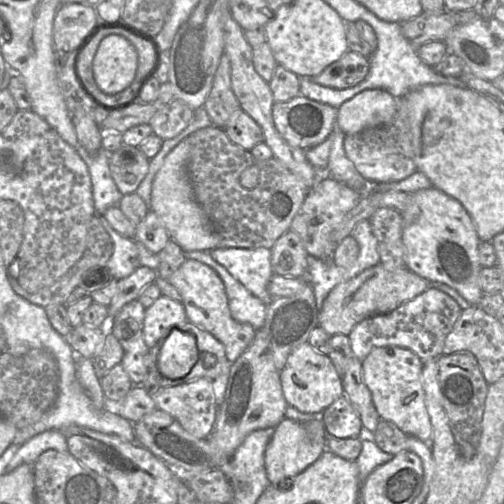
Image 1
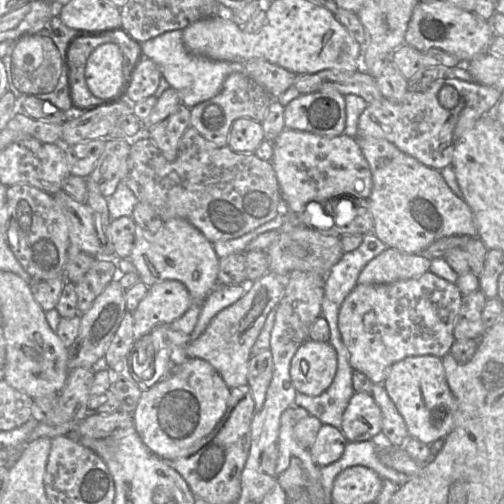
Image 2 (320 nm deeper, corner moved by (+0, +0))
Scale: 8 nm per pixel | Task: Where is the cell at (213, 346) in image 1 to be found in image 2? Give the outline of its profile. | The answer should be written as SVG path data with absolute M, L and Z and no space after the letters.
M170 325L156 326L149 333L153 338L153 358L150 365L153 367L153 374L145 377L148 380L140 378L143 381L142 391L165 379L188 359L186 347L190 342L189 335L173 330Z

